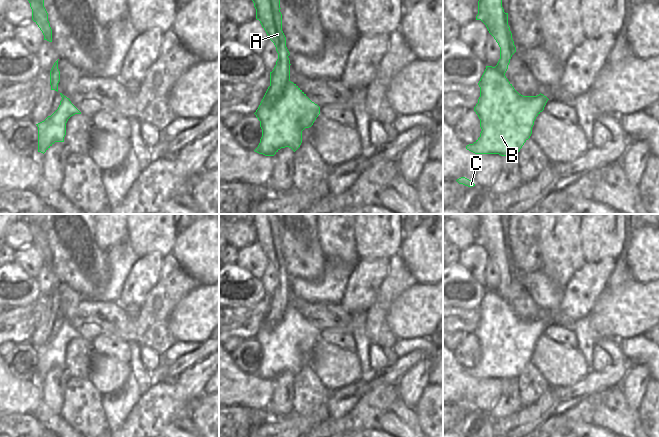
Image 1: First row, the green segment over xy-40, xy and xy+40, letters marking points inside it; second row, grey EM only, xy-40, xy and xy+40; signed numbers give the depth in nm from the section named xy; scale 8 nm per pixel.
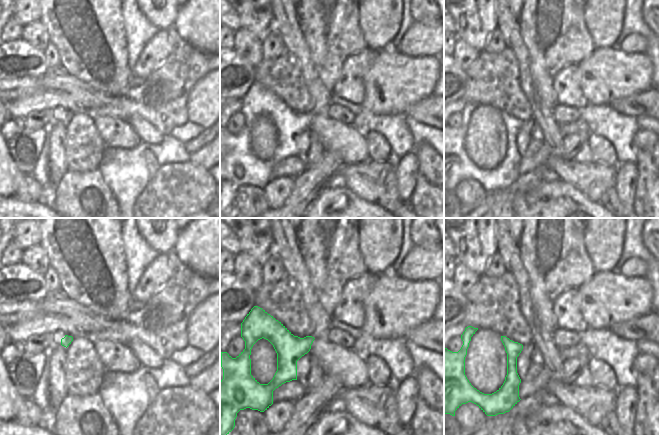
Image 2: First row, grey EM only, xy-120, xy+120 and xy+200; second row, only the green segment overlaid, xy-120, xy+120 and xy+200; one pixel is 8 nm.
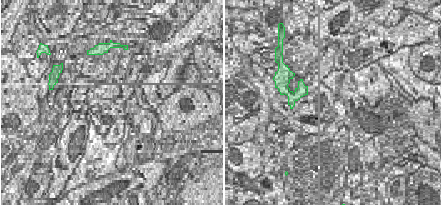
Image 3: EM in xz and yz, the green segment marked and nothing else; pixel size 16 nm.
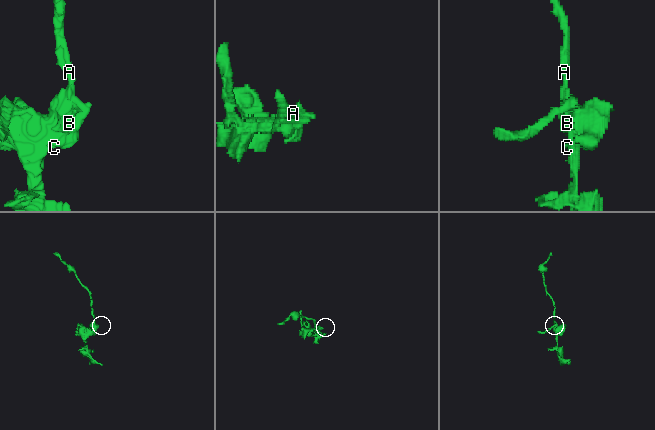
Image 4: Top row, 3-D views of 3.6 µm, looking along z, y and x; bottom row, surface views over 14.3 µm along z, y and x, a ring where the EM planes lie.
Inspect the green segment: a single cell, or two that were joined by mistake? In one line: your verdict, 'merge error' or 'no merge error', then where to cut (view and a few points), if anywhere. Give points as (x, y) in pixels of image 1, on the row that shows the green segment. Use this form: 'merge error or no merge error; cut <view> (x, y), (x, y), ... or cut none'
merge error; cut xy+40 (495, 66), (497, 89), (503, 91), (513, 103), (527, 107)

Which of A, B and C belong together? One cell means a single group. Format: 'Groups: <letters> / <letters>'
Groups: A / B C.

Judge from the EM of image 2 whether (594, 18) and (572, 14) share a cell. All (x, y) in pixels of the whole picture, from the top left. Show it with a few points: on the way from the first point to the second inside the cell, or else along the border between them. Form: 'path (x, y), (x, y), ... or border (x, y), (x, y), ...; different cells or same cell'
border (584, 10), (584, 24), (592, 38); different cells

